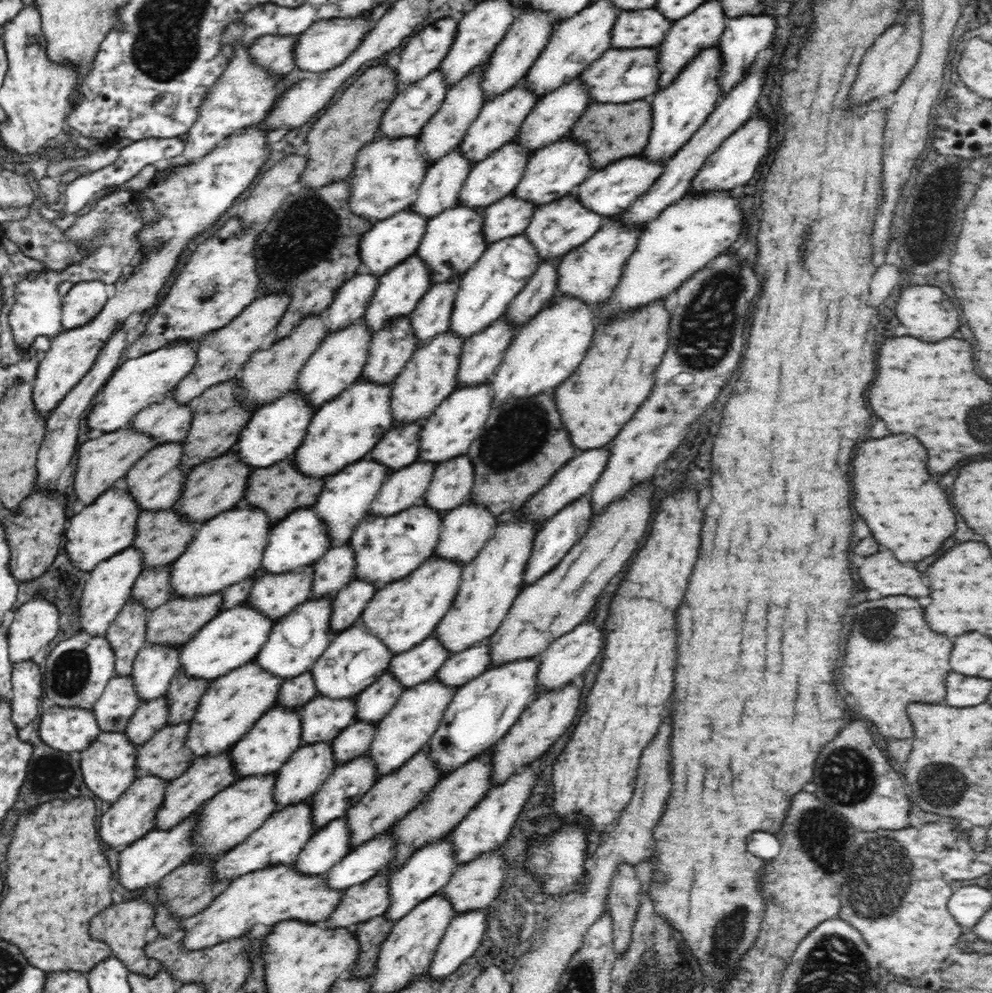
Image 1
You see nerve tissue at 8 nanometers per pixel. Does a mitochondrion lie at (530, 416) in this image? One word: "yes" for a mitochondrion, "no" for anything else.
yes

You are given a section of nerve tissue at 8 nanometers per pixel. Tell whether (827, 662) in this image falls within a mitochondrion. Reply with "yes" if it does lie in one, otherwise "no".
no

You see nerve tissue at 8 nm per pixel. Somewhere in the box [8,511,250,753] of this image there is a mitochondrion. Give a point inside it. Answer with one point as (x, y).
(69, 674)

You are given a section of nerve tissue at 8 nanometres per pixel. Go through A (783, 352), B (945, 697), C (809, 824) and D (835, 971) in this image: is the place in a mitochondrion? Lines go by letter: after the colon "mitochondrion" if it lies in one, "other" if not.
A: other
B: other
C: mitochondrion
D: mitochondrion

